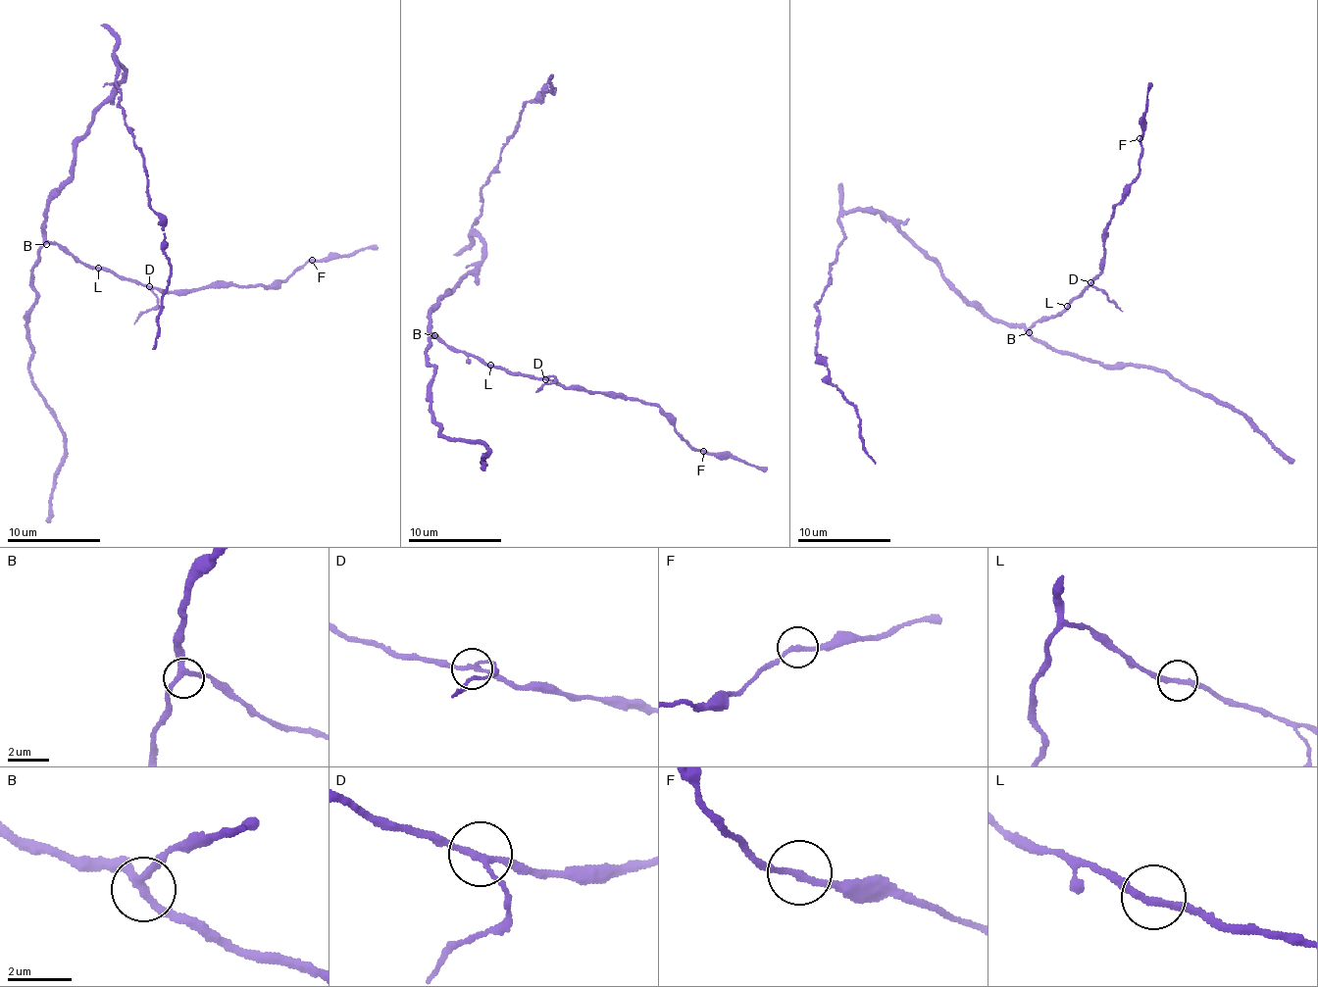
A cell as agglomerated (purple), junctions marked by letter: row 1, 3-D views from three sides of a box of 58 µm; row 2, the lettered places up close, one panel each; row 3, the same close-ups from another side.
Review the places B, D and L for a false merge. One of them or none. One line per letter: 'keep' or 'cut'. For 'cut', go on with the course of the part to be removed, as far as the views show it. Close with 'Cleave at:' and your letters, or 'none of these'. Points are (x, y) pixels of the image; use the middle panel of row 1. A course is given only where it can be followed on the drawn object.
B: keep
D: cut | (544, 379), (563, 387), (585, 389), (658, 405), (681, 438), (697, 450), (727, 453), (766, 471)
L: keep
Cleave at: D

